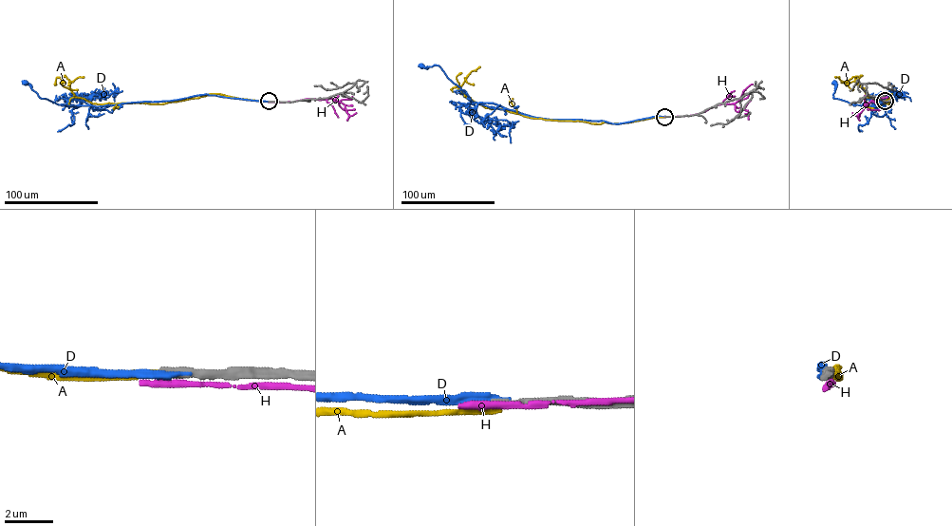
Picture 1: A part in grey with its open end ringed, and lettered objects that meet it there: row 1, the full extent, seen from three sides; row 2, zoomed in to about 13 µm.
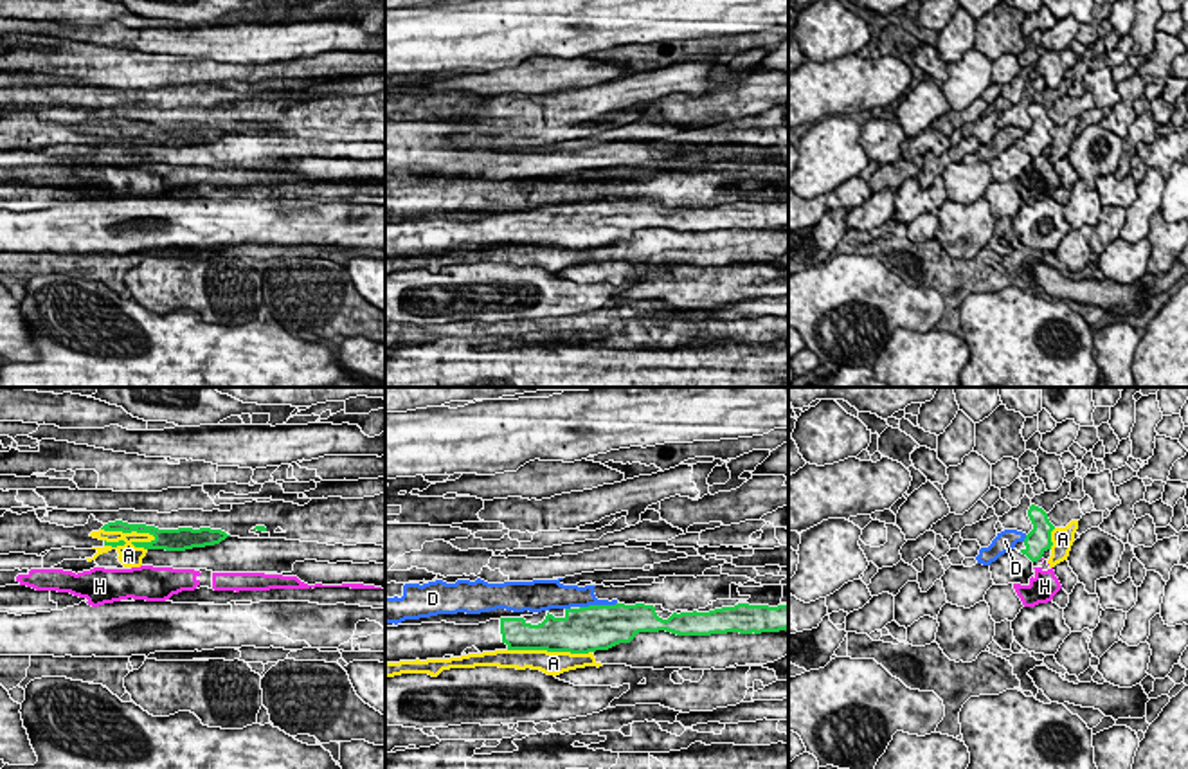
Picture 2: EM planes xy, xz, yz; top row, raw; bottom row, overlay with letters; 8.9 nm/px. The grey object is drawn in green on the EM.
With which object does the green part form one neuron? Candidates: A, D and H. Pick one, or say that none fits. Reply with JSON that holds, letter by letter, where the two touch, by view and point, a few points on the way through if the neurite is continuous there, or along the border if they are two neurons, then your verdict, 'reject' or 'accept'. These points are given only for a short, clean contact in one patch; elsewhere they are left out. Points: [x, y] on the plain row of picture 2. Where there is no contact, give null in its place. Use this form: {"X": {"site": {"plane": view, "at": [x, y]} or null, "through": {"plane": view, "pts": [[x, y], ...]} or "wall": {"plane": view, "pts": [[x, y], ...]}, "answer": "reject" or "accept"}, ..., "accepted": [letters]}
{"A": {"site": {"plane": "xy", "at": [128, 128]}, "answer": "reject"}, "D": {"site": {"plane": "xz", "at": [598, 202]}, "answer": "reject"}, "H": {"site": null, "answer": "reject"}, "accepted": []}

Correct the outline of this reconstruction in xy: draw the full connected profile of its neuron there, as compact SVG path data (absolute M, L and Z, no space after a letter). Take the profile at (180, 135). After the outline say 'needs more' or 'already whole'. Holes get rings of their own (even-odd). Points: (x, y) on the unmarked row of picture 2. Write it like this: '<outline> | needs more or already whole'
M5 108L0 113L0 151L25 149L41 153L45 148L76 144L92 146L104 142L124 142L124 137L106 139L94 135L92 128L122 128L122 130L149 130L155 135L151 139L131 139L135 144L144 146L166 146L166 148L185 148L193 144L214 142L225 137L227 131L221 126L211 124L178 124L178 126L158 126L146 121L128 121L122 117L103 121L90 112L85 122L65 124L50 119L41 119L36 108L13 110Z | needs more

